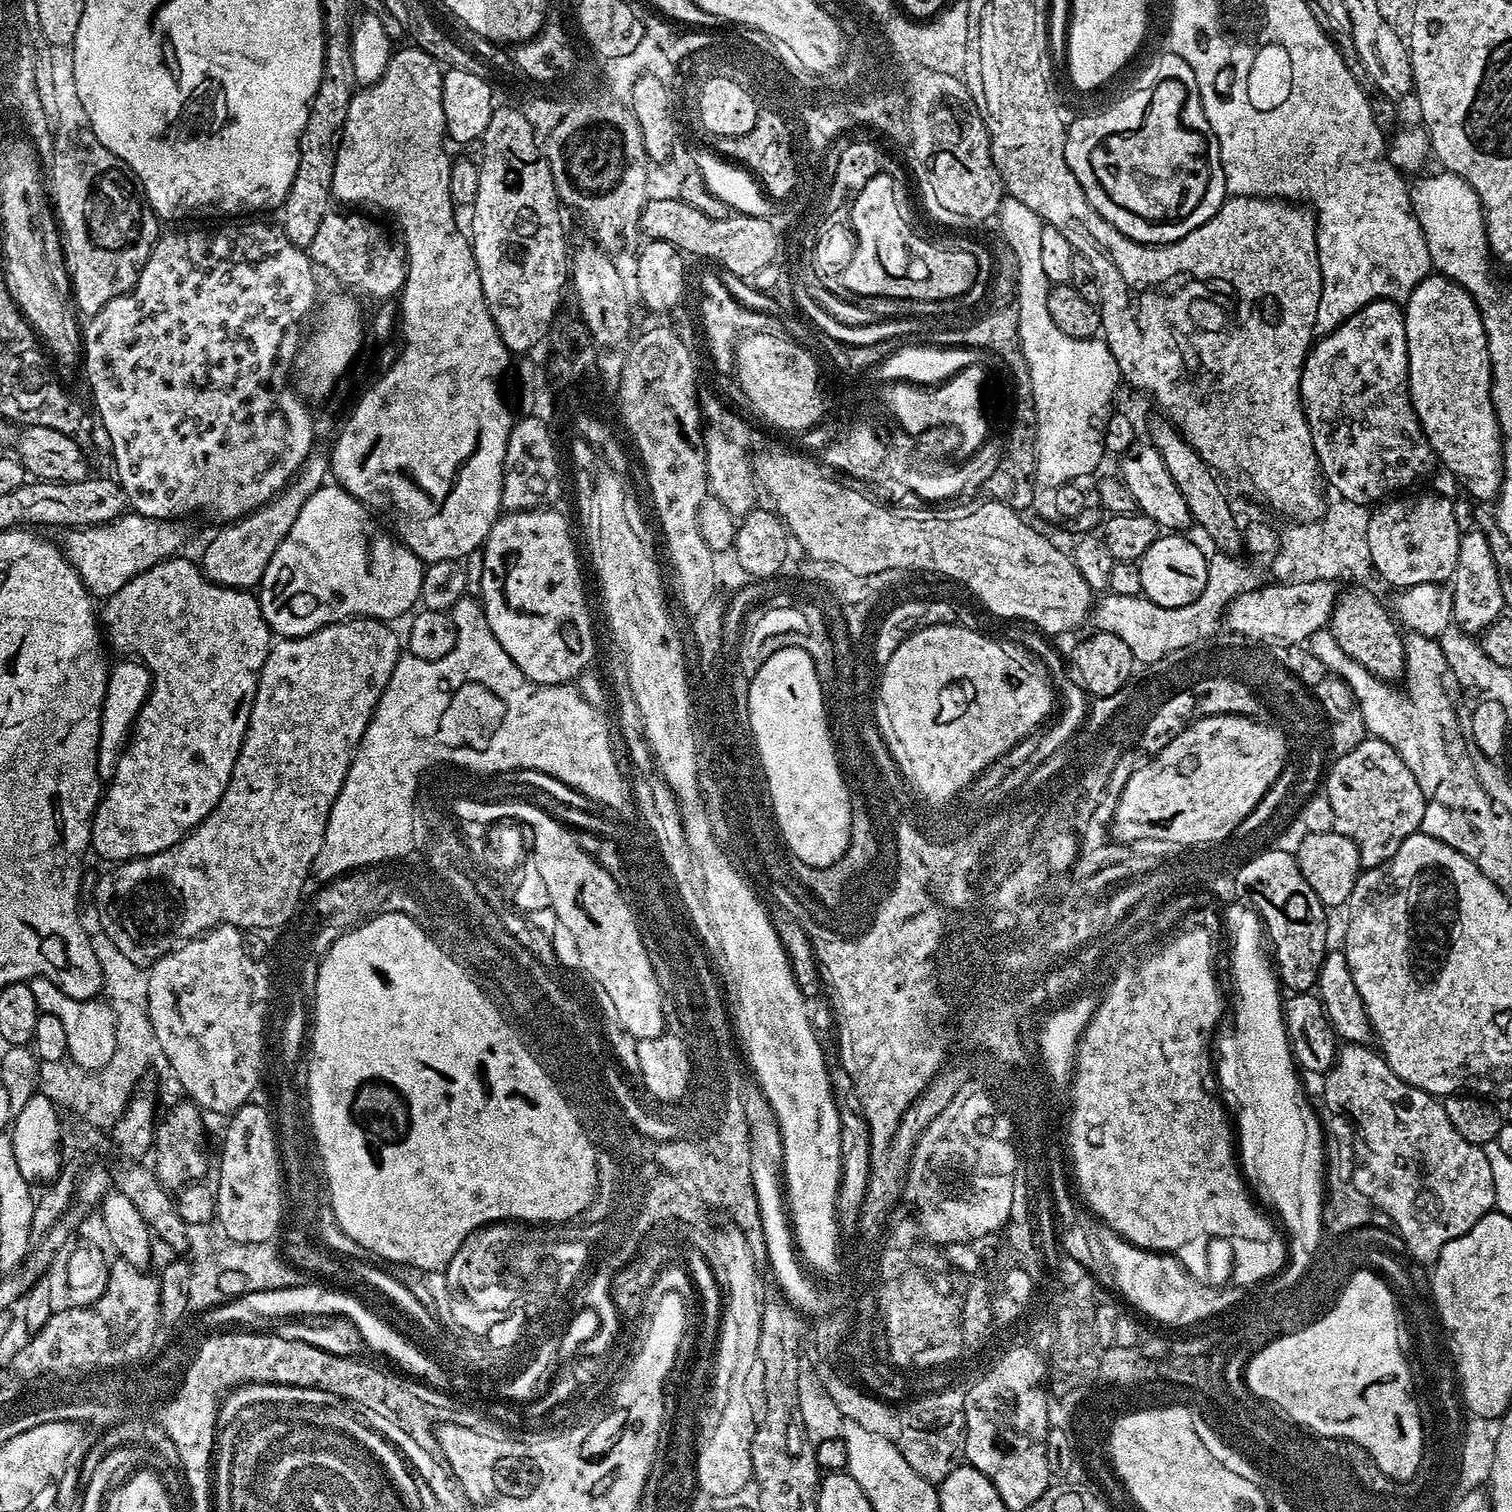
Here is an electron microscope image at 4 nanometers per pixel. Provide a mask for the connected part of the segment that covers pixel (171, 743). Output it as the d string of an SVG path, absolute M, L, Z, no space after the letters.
M173 558L163 560L150 570L130 578L122 590L118 590L113 596L103 601L98 612L98 619L102 625L103 635L117 648L132 658L139 658L143 661L152 675L152 688L148 700L137 714L134 723L134 736L136 740L129 739L126 744L126 754L120 757L117 763L117 770L114 771L112 780L107 781L103 789L100 802L96 806L96 812L92 816L92 843L90 845L93 853L97 852L108 862L127 862L138 860L142 856L158 854L170 846L174 846L181 838L192 832L202 821L216 808L216 803L223 798L226 786L230 782L230 774L234 770L234 762L240 753L240 747L244 741L244 735L248 729L248 719L252 713L252 703L256 697L256 687L260 681L260 671L268 657L268 649L274 643L273 633L268 624L264 621L264 615L260 609L259 599L251 591L242 588L226 588L204 575L201 565L188 560Z

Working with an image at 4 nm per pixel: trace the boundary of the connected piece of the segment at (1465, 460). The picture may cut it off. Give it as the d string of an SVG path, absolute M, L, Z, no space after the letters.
M1429 274L1408 296L1404 309L1404 325L1406 326L1406 346L1408 347L1408 400L1416 411L1416 420L1428 444L1433 450L1435 459L1440 460L1456 475L1456 480L1465 488L1463 490L1473 501L1495 501L1500 494L1500 487L1504 481L1504 441L1500 430L1500 423L1496 421L1496 411L1492 405L1492 360L1488 356L1488 335L1484 329L1484 320L1480 317L1480 308L1474 297L1462 286L1456 284L1449 277L1441 274Z

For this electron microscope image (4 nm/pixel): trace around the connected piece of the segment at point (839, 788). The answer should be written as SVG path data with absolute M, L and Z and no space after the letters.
M784 648L770 654L760 668L751 673L754 695L750 698L750 716L756 723L756 737L764 748L766 778L778 826L781 828L783 847L789 848L801 864L825 868L842 854L848 845L851 830L851 795L843 788L837 760L837 747L833 741L826 711L822 686L811 654L800 648Z

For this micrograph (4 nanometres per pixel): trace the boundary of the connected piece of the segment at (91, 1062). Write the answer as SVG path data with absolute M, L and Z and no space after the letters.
M36 976L27 983L34 994L34 1002L38 1002L40 1011L50 1014L58 1025L59 1031L66 1040L69 1061L73 1060L80 1068L95 1070L106 1066L106 1062L110 1062L110 1058L114 1058L116 1021L112 1017L112 1008L107 999L70 998L70 994L62 994L62 990L58 990L58 986L54 986L54 982L50 982L44 976Z

